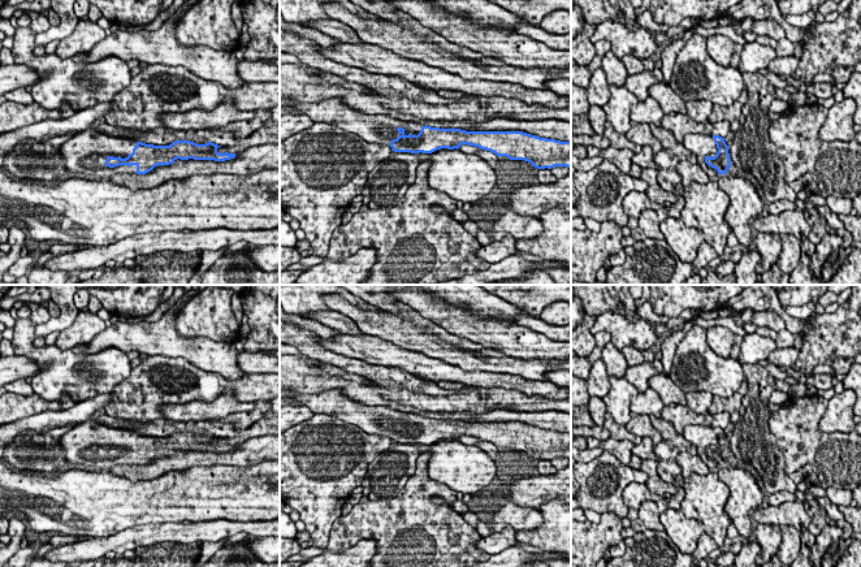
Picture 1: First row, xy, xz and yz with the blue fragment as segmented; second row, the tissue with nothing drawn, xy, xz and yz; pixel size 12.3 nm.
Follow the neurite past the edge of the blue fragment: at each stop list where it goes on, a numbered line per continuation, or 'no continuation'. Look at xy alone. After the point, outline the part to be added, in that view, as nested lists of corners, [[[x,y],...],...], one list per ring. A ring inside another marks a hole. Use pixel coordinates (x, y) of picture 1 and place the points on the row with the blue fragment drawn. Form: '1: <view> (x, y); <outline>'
1: xy (86, 152); [[[91,127],[69,138],[60,147],[60,155],[68,170],[108,179],[114,174],[137,173],[137,165],[105,165],[108,156],[125,159],[135,146],[135,139],[107,135]]]

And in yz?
1: yz (700, 145); [[[687,134],[682,143],[691,153],[697,156],[697,163],[710,179],[718,176],[717,169],[705,163],[706,156],[714,157],[718,152],[713,135]]]

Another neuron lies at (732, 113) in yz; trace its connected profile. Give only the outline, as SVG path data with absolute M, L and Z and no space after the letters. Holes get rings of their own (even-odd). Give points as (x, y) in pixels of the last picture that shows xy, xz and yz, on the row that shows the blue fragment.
M735 101L730 107L713 104L713 111L709 117L709 122L715 124L718 121L728 121L730 130L736 133L740 125L741 111L743 111L743 104L740 101Z

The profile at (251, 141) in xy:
M280 124L273 125L273 126L261 126L259 130L255 130L247 138L239 139L239 143L237 146L219 147L217 152L219 153L225 153L225 152L238 153L238 152L245 151L246 148L261 146L265 143L280 144Z

